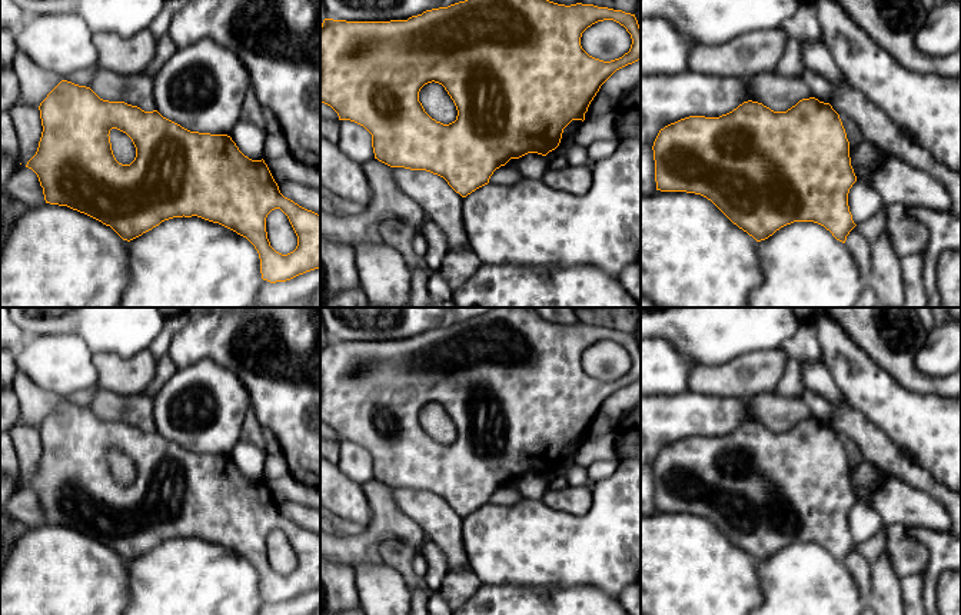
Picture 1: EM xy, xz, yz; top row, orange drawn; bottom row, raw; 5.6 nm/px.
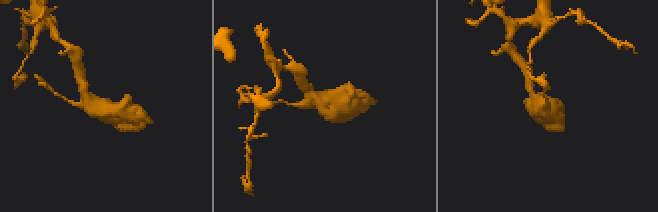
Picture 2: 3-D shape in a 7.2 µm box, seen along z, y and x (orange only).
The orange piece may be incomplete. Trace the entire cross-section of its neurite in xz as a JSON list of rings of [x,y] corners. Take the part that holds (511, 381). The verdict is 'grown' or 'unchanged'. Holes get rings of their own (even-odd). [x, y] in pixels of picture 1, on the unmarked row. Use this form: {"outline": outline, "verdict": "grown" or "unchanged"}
{"outline": [[[495,308],[488,313],[482,313],[465,322],[426,330],[422,335],[412,336],[408,340],[390,342],[346,342],[325,339],[320,346],[320,422],[330,426],[339,436],[339,441],[350,441],[363,446],[372,455],[372,468],[375,479],[390,486],[405,488],[410,491],[426,491],[443,498],[448,505],[466,518],[476,509],[489,503],[496,489],[505,486],[511,479],[519,479],[528,473],[546,476],[555,471],[562,459],[563,449],[572,441],[585,441],[585,433],[601,406],[619,389],[641,380],[641,348],[635,335],[593,325],[558,325],[543,319],[535,308]],[[603,340],[613,340],[624,346],[631,355],[632,365],[622,378],[603,382],[589,376],[581,366],[582,353],[592,345]],[[428,403],[439,403],[445,408],[453,420],[458,436],[456,441],[443,445],[432,439],[419,422],[419,412]]], "verdict": "unchanged"}

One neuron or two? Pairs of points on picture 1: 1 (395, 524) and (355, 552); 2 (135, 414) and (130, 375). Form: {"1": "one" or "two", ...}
{"1": "one", "2": "two"}

